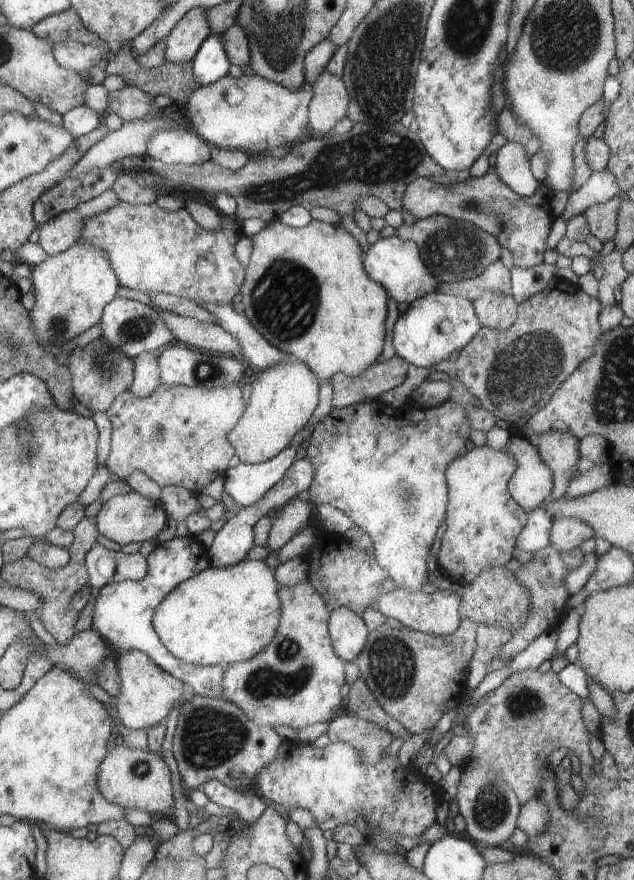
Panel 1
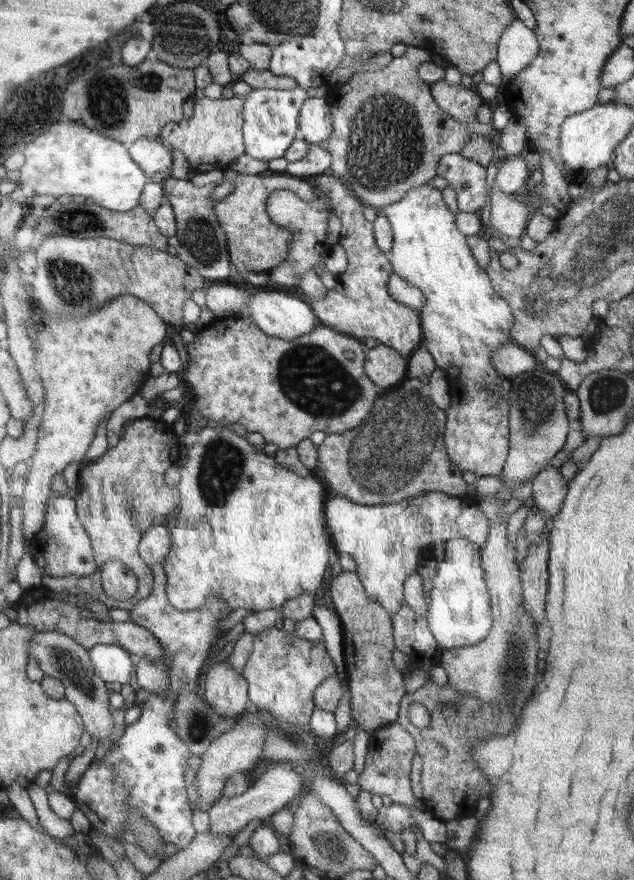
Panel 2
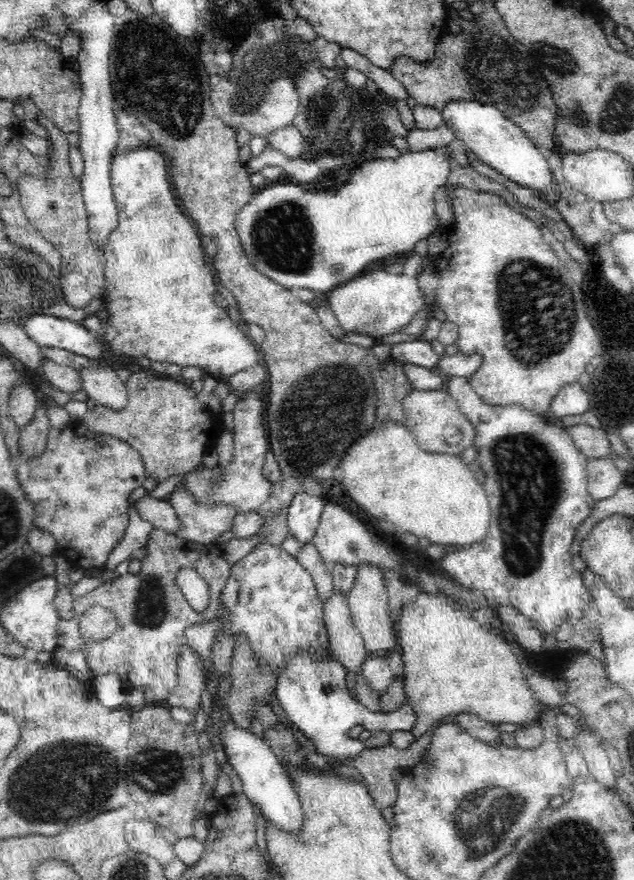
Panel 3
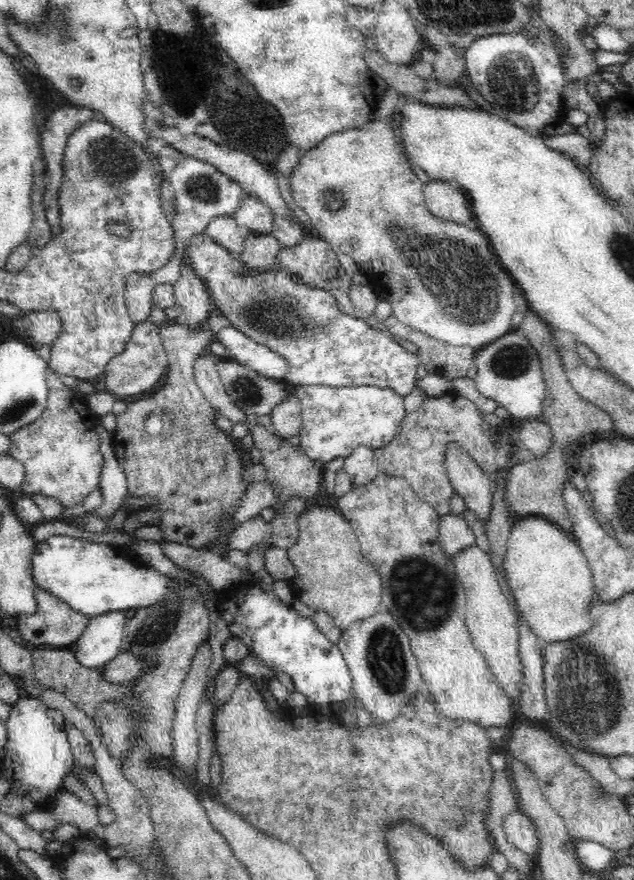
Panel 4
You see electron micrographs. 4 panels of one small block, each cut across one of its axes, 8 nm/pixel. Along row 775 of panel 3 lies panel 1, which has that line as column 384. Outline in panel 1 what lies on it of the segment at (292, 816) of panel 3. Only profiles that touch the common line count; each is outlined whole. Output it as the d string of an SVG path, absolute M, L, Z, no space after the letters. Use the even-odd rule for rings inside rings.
M379 236L377 242L369 244L367 254L363 256L363 266L365 266L365 272L371 276L371 280L381 284L397 304L399 302L411 304L411 302L423 298L425 294L433 294L439 284L439 280L435 276L431 276L431 272L425 268L415 242L403 242L397 236L393 236L393 238Z

